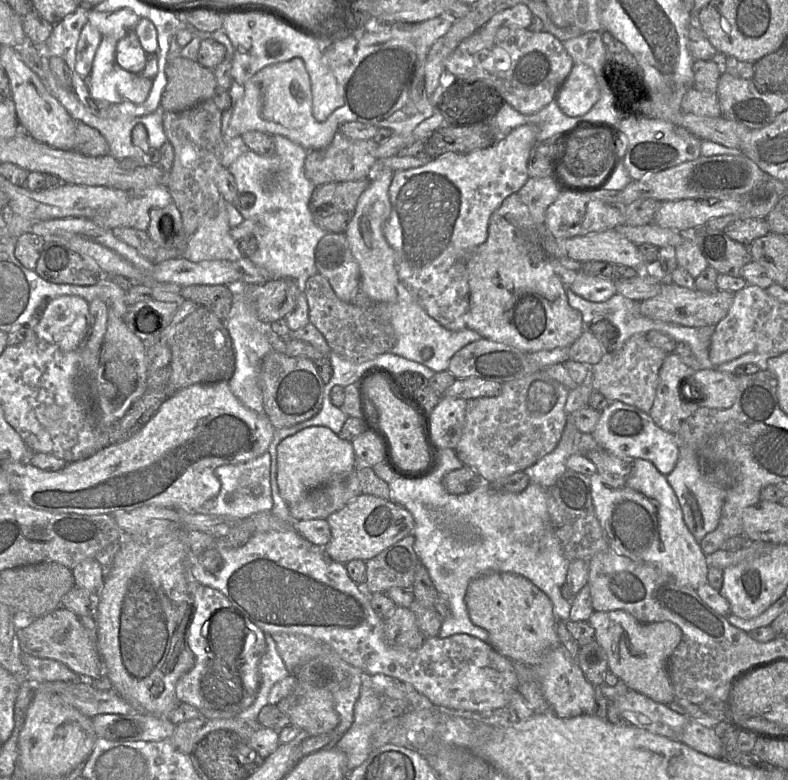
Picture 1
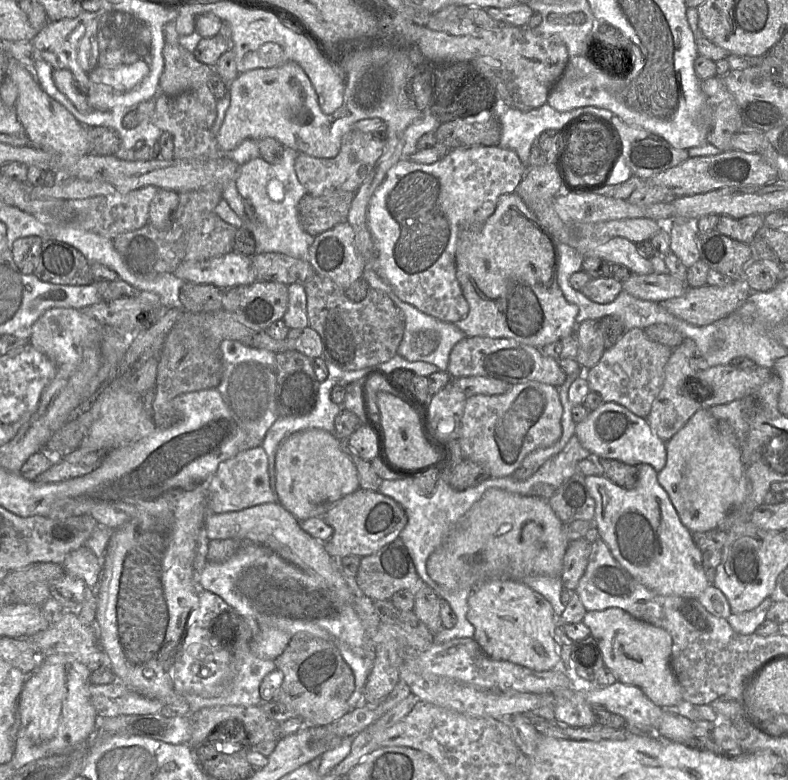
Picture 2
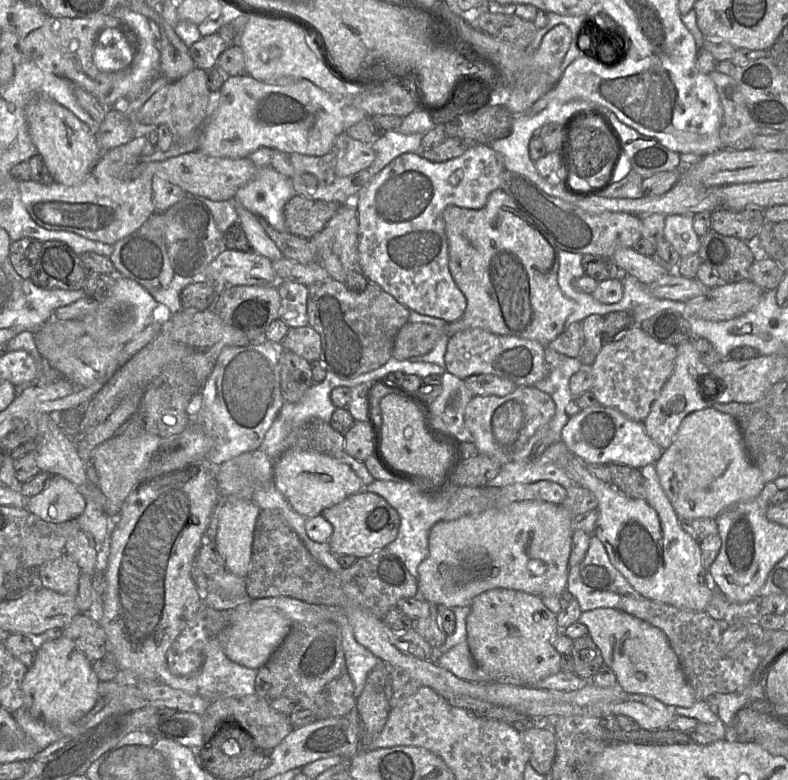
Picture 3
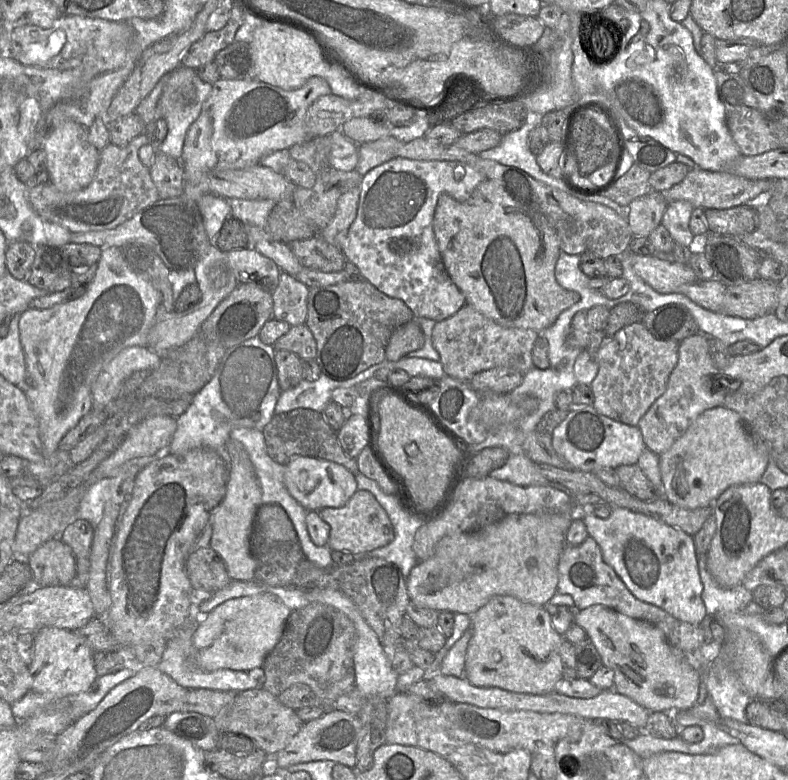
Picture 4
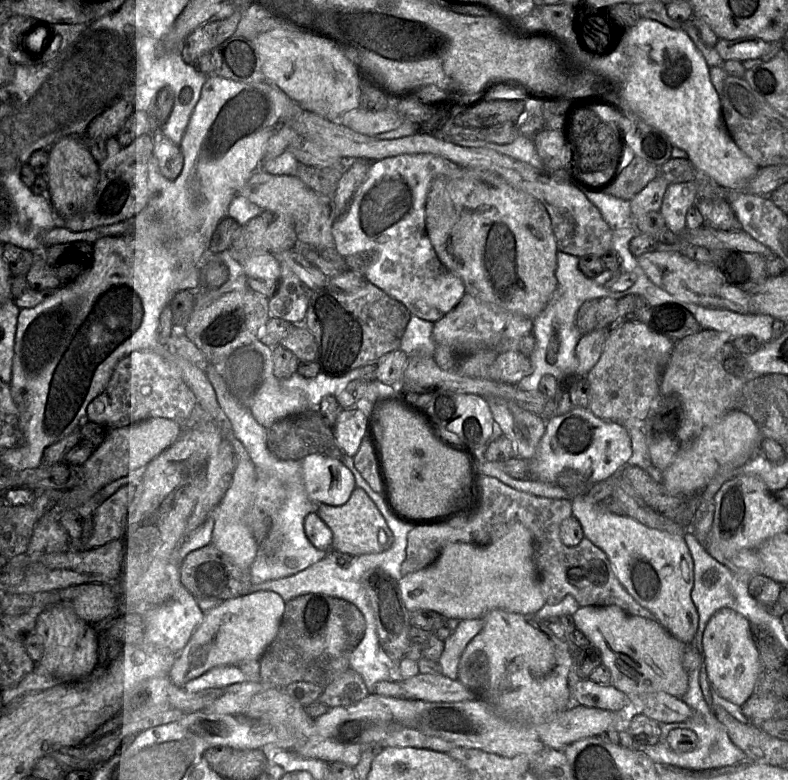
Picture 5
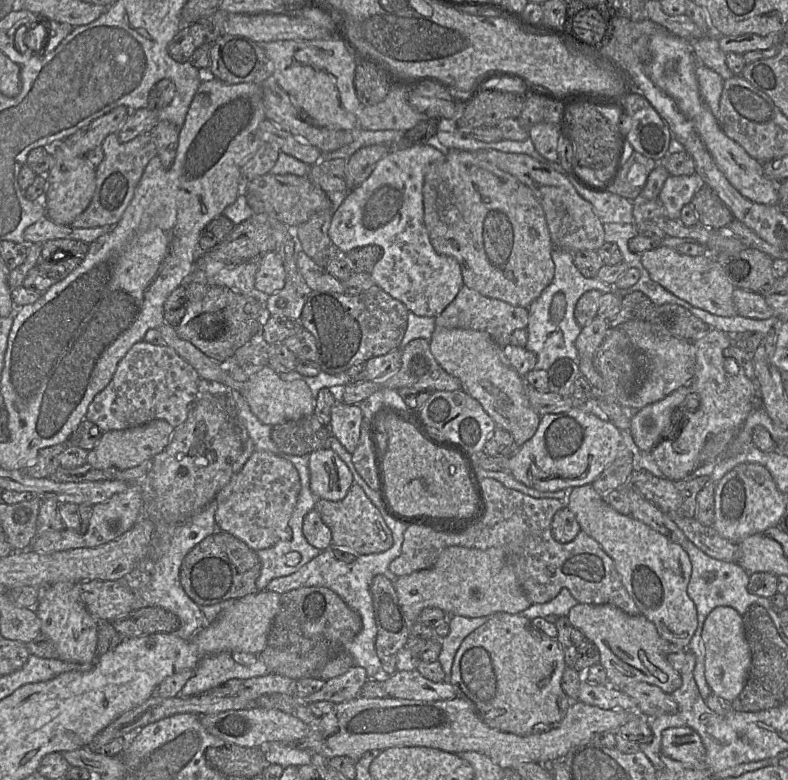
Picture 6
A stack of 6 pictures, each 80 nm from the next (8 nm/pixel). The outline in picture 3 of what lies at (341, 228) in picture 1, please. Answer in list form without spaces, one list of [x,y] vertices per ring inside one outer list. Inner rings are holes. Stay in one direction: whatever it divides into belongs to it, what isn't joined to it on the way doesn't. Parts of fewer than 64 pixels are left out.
[[[295,195],[284,208],[287,230],[292,235],[311,240],[326,227],[341,205]]]

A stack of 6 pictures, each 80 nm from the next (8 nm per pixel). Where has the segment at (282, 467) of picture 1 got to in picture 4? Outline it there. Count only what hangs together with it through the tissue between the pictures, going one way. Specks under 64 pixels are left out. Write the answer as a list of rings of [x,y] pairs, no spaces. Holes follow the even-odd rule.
[[[303,456],[285,465],[284,484],[290,495],[308,512],[342,507],[358,490],[355,476],[343,465]]]

